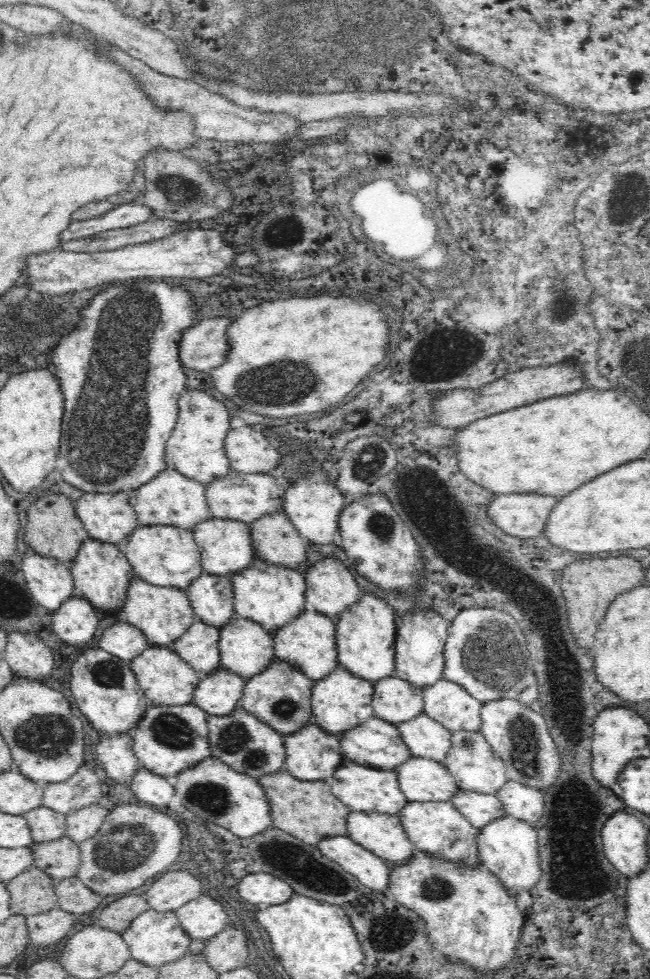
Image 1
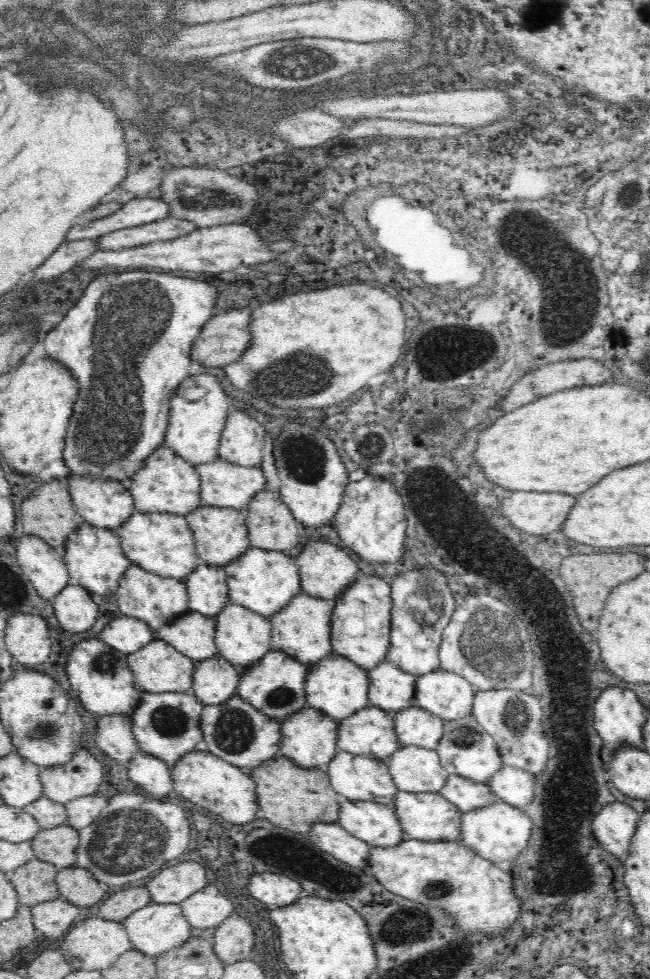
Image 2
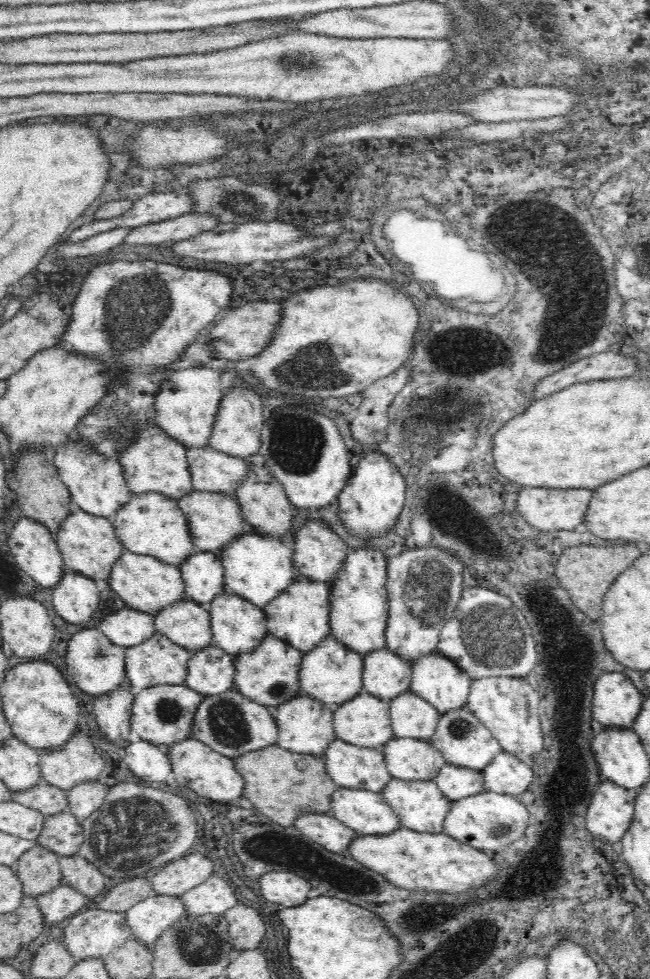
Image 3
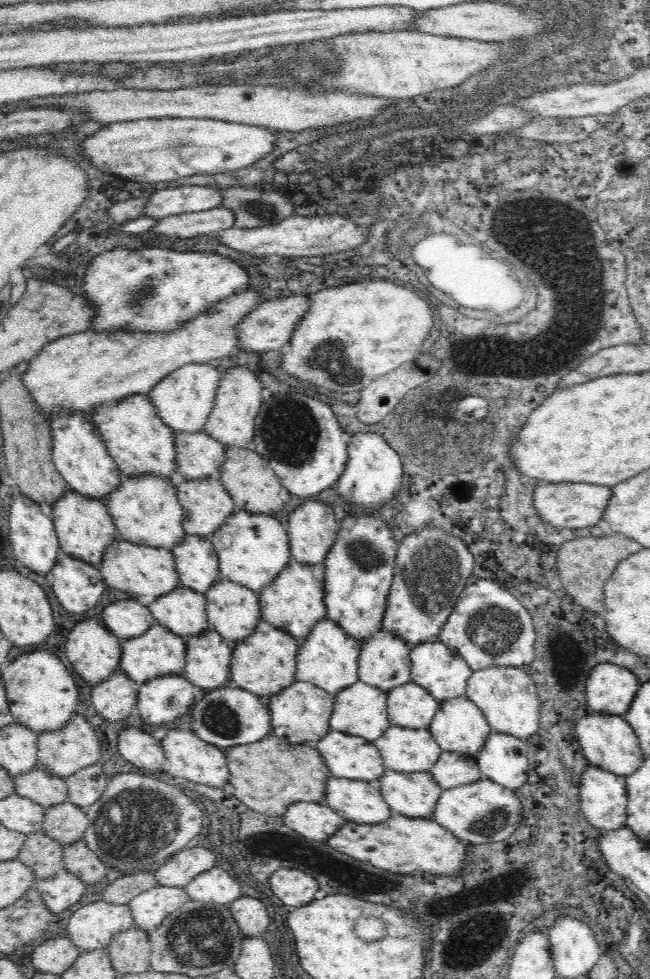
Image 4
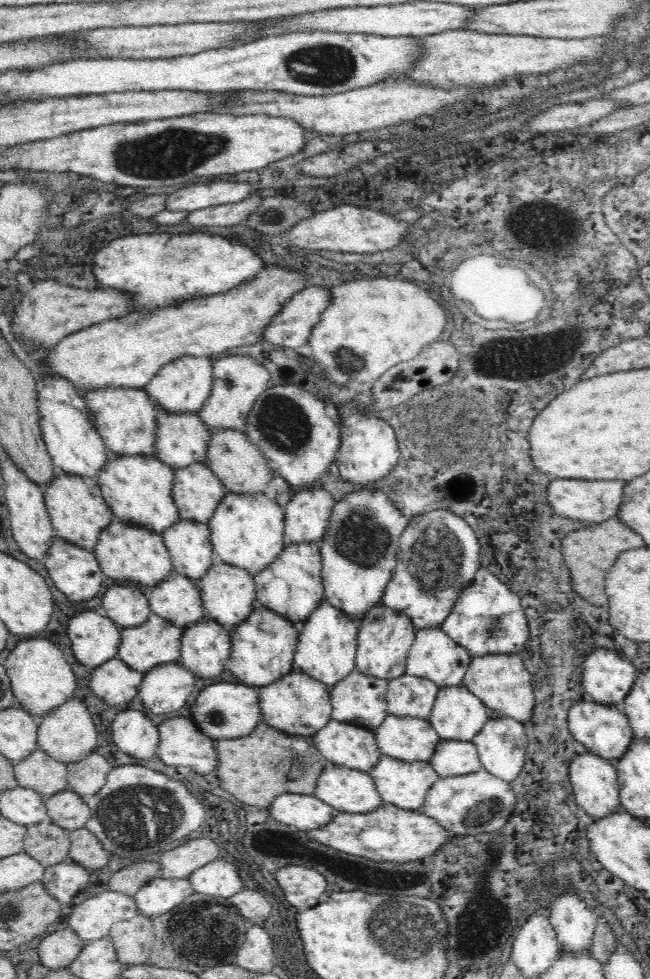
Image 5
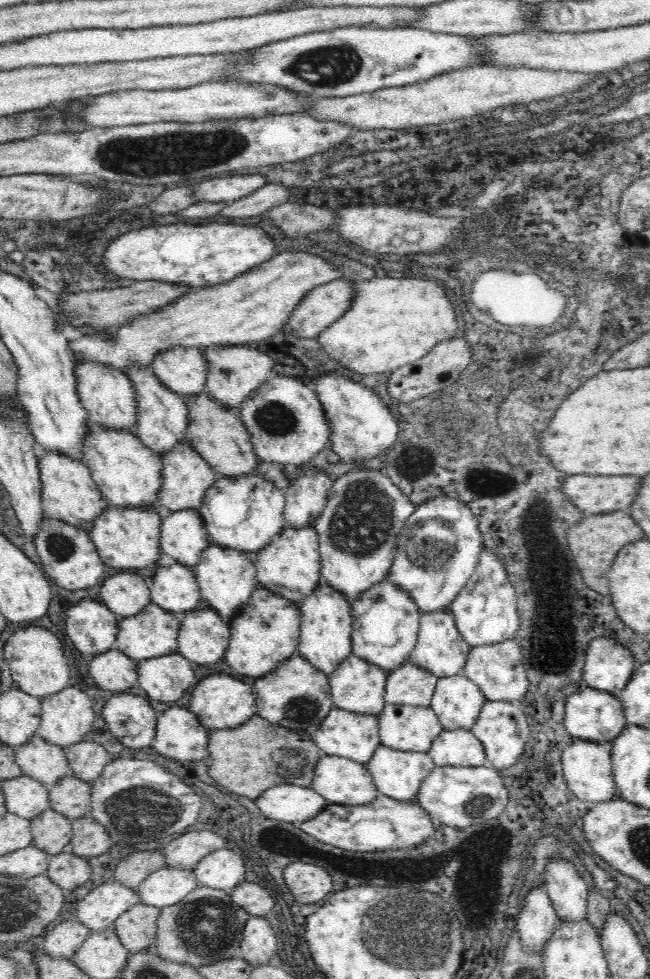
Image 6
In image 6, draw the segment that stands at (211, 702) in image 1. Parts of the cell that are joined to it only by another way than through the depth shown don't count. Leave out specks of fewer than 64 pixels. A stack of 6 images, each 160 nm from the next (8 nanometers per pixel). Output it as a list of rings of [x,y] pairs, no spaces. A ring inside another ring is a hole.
[[[209,607],[181,615],[177,651],[193,664],[214,666],[225,658],[230,624]]]

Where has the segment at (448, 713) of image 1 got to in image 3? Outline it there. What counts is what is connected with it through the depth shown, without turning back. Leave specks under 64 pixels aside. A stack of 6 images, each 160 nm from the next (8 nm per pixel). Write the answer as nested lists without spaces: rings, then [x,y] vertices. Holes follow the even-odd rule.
[[[435,651],[432,654],[420,656],[416,662],[412,663],[412,666],[413,677],[410,691],[429,702],[441,715],[466,706],[472,679],[449,658]]]

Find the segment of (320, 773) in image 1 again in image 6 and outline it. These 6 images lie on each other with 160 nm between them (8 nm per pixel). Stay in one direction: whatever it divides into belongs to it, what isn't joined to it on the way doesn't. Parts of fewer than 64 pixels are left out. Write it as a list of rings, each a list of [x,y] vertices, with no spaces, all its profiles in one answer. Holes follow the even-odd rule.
[[[298,649],[274,672],[255,679],[253,687],[258,716],[272,724],[279,724],[296,731],[305,730],[311,735],[334,708],[329,677],[304,660]]]

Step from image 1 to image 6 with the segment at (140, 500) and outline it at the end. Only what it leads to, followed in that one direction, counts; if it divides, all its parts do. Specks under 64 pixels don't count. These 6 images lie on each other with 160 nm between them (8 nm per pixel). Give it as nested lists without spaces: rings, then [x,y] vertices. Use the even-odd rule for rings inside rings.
[[[75,360],[74,375],[76,375],[76,391],[86,409],[89,421],[109,430],[136,433],[136,414],[138,414],[136,389],[128,375],[117,368],[86,360],[84,362]]]

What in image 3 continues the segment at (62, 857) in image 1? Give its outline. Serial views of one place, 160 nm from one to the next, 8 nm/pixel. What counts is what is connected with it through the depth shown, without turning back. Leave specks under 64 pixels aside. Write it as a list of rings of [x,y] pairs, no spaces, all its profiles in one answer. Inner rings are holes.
[[[66,810],[45,817],[43,829],[35,841],[62,857],[74,856],[84,839],[83,825],[69,810]]]

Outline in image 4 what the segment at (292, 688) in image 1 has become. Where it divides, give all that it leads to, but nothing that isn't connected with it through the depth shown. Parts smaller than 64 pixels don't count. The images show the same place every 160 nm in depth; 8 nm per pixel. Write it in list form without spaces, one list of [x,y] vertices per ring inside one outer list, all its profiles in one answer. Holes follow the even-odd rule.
[[[264,619],[258,622],[254,634],[236,642],[232,650],[230,678],[238,687],[258,696],[276,696],[295,681],[296,658],[300,641],[276,628]]]

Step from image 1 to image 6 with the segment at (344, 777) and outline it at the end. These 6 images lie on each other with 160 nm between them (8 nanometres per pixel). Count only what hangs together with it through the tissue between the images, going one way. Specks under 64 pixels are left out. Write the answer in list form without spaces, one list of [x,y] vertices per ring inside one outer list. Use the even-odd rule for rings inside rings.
[[[334,706],[322,724],[313,732],[312,741],[328,756],[341,756],[365,765],[381,744],[378,716],[356,714]]]

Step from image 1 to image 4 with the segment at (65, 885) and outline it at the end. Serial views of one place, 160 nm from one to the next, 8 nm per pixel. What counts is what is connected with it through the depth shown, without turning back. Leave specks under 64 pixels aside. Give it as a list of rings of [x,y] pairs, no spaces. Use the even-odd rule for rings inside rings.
[[[83,838],[74,844],[65,845],[63,861],[66,870],[80,877],[88,888],[92,888],[94,884],[100,884],[109,870],[100,857],[88,848]]]

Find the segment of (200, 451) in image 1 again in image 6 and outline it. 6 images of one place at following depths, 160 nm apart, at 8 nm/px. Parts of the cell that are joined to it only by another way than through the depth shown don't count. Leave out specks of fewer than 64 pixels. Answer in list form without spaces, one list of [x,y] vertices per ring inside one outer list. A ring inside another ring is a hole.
[[[174,346],[154,356],[151,367],[161,383],[180,396],[188,398],[205,390],[208,365],[199,348]]]

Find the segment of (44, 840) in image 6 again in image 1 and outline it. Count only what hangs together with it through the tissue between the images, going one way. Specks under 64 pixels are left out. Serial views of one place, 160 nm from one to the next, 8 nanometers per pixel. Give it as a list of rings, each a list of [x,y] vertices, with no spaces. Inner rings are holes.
[[[31,866],[6,882],[11,896],[11,914],[34,916],[57,906],[55,880],[38,867]]]

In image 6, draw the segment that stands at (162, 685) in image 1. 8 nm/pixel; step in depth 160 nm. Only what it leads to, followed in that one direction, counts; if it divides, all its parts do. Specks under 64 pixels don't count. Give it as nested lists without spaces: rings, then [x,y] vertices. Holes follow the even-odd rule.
[[[150,602],[150,604],[148,604],[142,612],[138,612],[136,616],[119,619],[119,631],[112,648],[123,652],[135,663],[150,658],[158,658],[158,656],[166,656],[166,654],[174,654],[174,652],[177,652],[180,622],[180,615],[164,610],[157,604]]]

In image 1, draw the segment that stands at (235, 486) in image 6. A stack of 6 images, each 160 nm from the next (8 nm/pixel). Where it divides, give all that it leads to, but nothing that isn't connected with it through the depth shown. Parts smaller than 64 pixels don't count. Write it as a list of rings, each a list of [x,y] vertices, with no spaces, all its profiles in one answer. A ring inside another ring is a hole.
[[[255,558],[250,568],[231,577],[233,582],[235,614],[260,623],[268,632],[284,628],[308,607],[305,600],[307,585],[301,569],[284,568]]]

